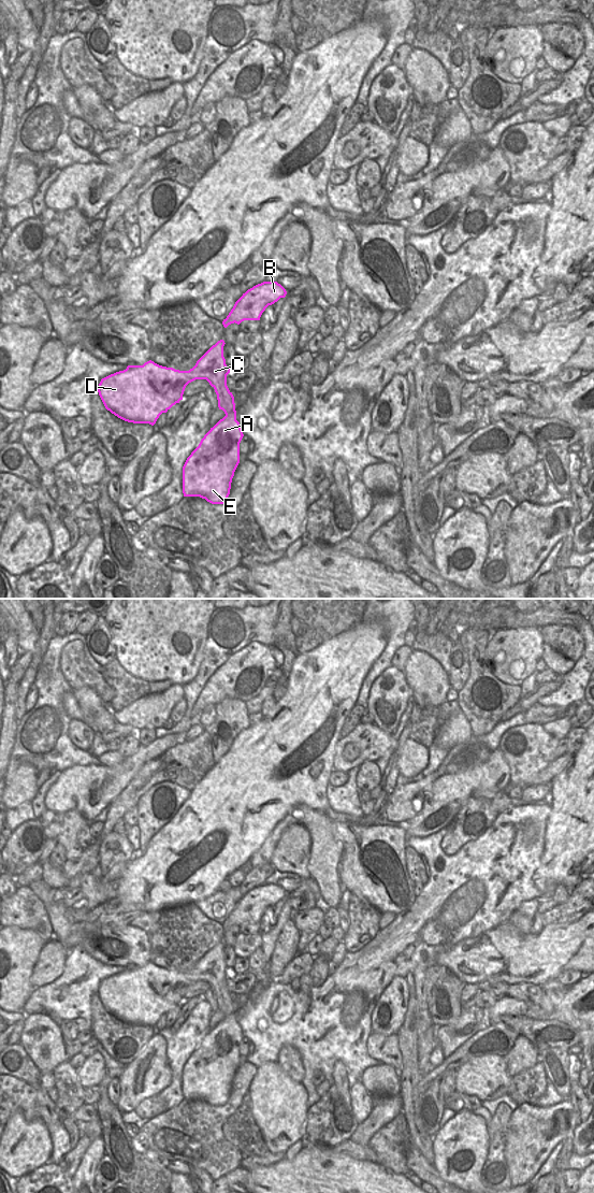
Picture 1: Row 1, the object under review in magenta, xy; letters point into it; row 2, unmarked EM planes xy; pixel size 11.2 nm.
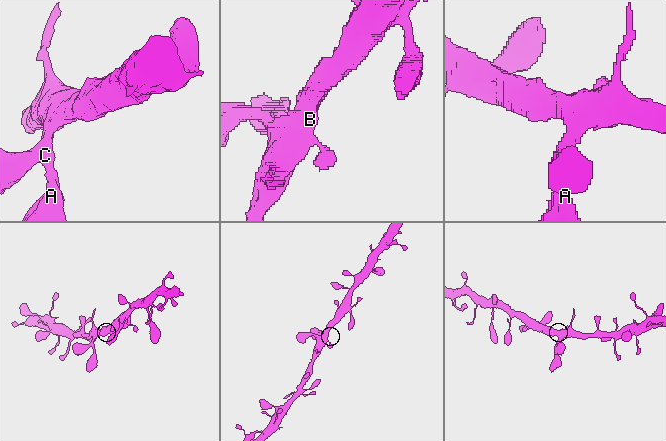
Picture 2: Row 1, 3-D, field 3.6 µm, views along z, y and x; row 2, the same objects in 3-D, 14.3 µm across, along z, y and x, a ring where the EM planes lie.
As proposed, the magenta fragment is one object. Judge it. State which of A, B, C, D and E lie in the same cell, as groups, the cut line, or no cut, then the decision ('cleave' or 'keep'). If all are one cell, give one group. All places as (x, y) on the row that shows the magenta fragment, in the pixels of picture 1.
A B C D E | no cut | keep

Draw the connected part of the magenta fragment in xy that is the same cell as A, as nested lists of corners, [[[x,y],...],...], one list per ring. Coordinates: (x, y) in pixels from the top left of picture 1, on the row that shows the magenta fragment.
[[[220,340],[213,345],[189,371],[179,371],[166,368],[149,360],[143,365],[128,365],[126,370],[116,372],[101,379],[98,388],[99,396],[107,411],[118,418],[133,423],[149,423],[154,426],[162,413],[166,413],[173,405],[183,400],[186,386],[195,379],[206,379],[215,389],[218,407],[226,416],[220,419],[201,440],[199,446],[187,458],[183,466],[183,493],[184,497],[200,497],[212,504],[223,504],[231,489],[234,472],[240,463],[240,443],[244,436],[240,422],[236,420],[234,397],[227,386],[227,375],[230,368],[223,357],[224,341]]]

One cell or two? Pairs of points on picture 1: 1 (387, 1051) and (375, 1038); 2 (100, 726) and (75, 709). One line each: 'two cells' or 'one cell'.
1: one cell
2: one cell

